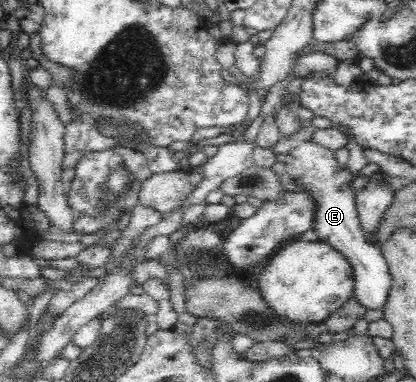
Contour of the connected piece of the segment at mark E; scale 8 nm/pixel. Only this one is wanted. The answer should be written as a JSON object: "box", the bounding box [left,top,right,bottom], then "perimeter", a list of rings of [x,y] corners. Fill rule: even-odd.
{"box":[272,85,392,311],"perimeter":[[[287,85],[285,86],[285,89],[283,89],[283,93],[281,93],[281,99],[279,99],[279,102],[275,104],[272,115],[274,123],[277,125],[277,128],[279,129],[279,138],[280,139],[289,139],[289,143],[291,143],[291,147],[289,147],[289,151],[287,151],[287,161],[285,161],[285,171],[287,175],[291,175],[293,177],[293,183],[295,185],[299,185],[299,189],[301,189],[301,192],[303,194],[306,194],[309,196],[309,199],[312,201],[312,204],[314,205],[313,208],[313,219],[311,224],[311,229],[317,233],[318,241],[324,242],[325,244],[329,245],[331,247],[331,250],[337,251],[339,255],[341,255],[352,267],[352,276],[354,279],[354,294],[355,298],[365,306],[365,309],[377,309],[382,311],[382,307],[385,305],[385,300],[387,299],[387,294],[392,282],[391,274],[389,273],[388,264],[386,263],[386,260],[384,259],[382,249],[379,246],[375,246],[374,244],[370,243],[367,239],[367,236],[363,234],[363,228],[361,228],[361,222],[360,222],[360,215],[359,212],[357,212],[357,206],[355,203],[356,199],[356,191],[354,191],[354,182],[356,181],[356,176],[347,168],[341,167],[339,165],[339,161],[335,159],[336,153],[334,153],[332,150],[329,150],[328,148],[322,147],[320,144],[314,143],[311,141],[305,141],[303,137],[301,137],[301,129],[303,129],[304,123],[302,123],[302,120],[300,119],[300,116],[297,115],[297,105],[293,107],[293,103],[295,103],[295,97],[297,95],[293,95],[293,91],[289,91],[287,89]]]}

